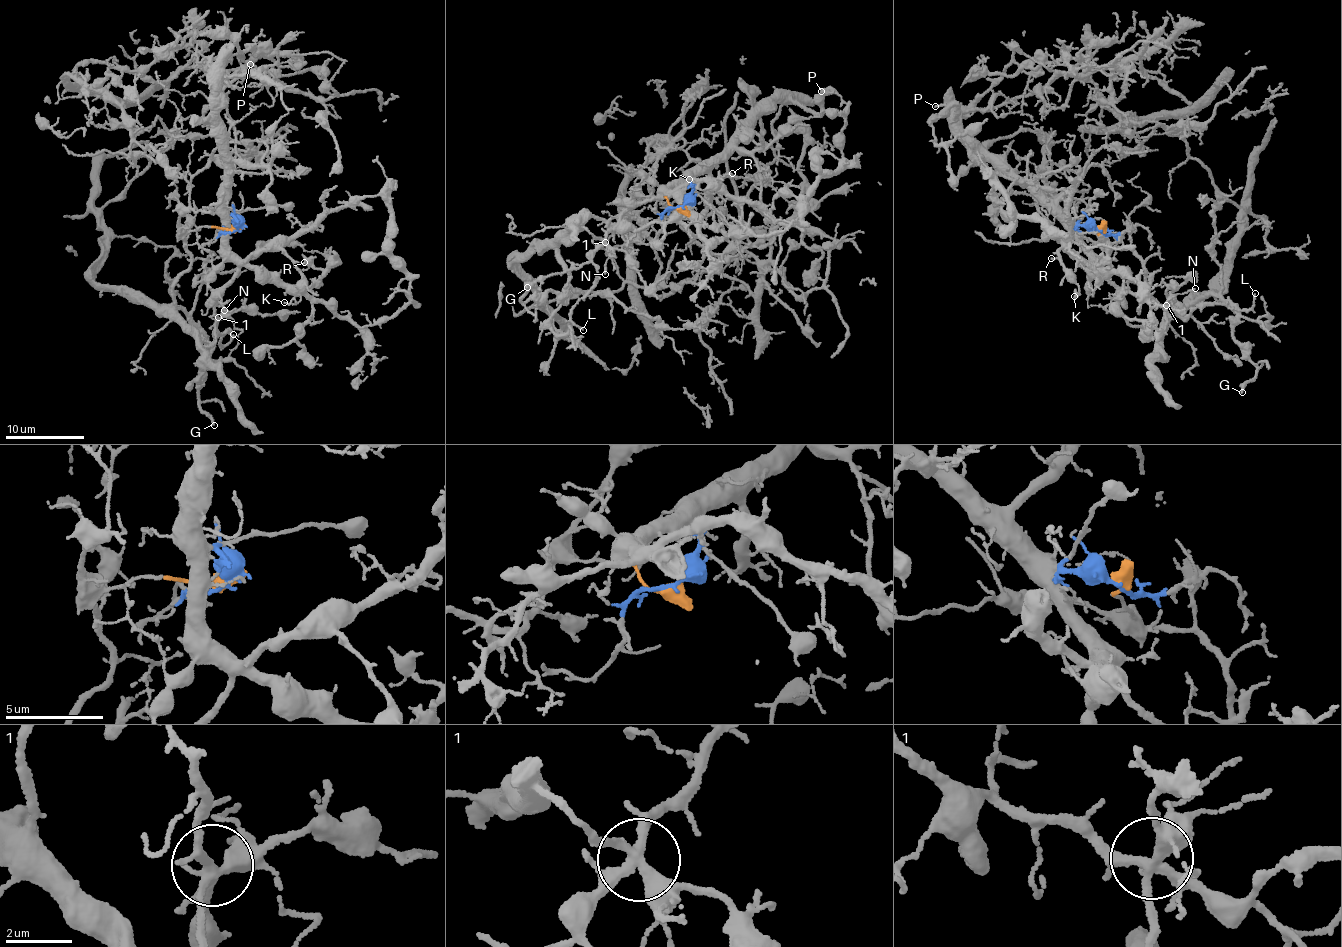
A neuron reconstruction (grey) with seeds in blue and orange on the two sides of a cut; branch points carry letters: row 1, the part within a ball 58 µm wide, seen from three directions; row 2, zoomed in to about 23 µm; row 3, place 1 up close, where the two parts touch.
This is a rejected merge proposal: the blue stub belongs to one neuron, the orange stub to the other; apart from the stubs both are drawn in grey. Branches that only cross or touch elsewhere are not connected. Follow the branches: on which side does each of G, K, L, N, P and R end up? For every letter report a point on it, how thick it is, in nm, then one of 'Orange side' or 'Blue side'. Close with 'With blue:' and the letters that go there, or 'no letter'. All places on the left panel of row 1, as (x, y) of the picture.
G: Place: (214, 425). Thickness 240 nm. Orange side
K: Place: (284, 302). Thickness 110 nm. Blue side
L: Place: (233, 334). Thickness 150 nm. Blue side
N: Place: (224, 310). Thickness 110 nm. Orange side
P: Place: (250, 64). Thickness 180 nm. Blue side
R: Place: (304, 262). Thickness 140 nm. Blue side
With blue: K, L, P, R

